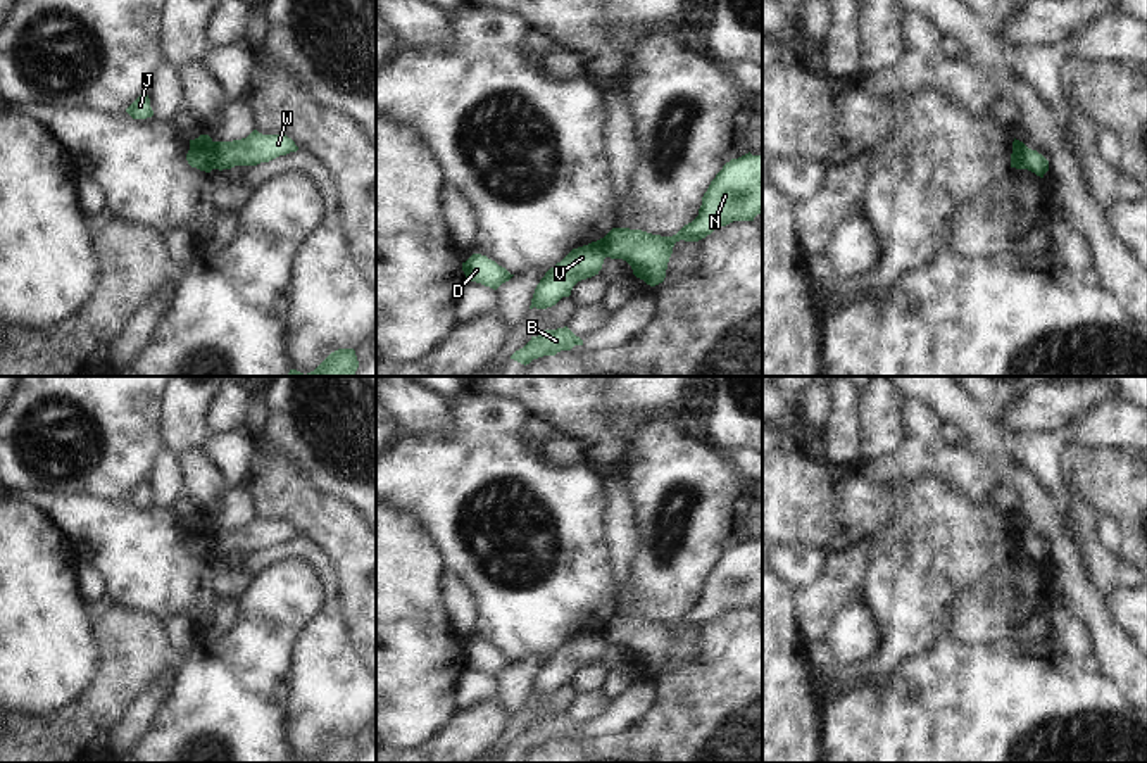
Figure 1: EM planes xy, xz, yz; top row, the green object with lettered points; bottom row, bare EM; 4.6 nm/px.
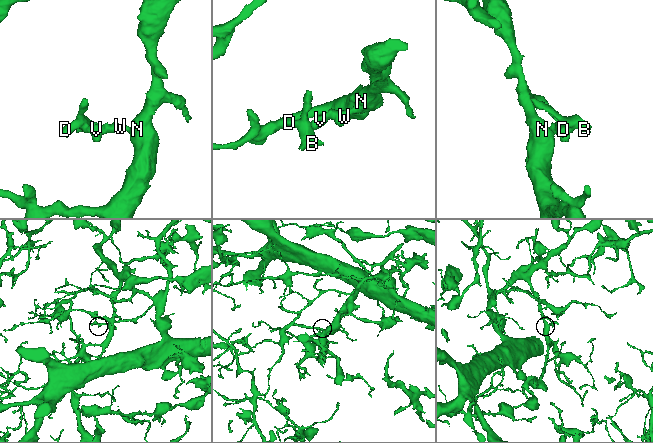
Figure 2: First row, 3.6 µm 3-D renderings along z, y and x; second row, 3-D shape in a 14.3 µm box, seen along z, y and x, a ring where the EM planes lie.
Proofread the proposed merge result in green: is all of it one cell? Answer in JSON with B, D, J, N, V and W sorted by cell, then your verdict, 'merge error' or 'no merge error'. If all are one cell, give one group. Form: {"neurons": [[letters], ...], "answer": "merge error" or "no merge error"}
{"neurons": [["B", "D", "J", "V"], ["N", "W"]], "answer": "merge error"}

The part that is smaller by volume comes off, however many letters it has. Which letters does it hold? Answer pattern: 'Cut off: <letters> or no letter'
Cut off: B, D, J, V

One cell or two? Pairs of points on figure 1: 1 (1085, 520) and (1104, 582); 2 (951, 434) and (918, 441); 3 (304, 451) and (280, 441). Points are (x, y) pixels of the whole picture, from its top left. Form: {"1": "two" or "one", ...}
{"1": "one", "2": "two", "3": "one"}

